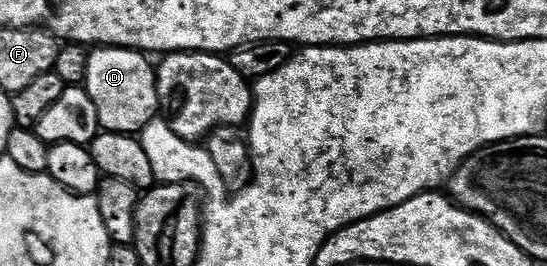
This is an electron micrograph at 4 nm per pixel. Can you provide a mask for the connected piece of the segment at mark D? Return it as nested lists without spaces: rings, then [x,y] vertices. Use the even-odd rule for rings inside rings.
[[[101,46],[88,53],[85,89],[97,104],[99,124],[106,133],[138,135],[160,113],[156,67],[150,60],[146,53],[120,46]]]

